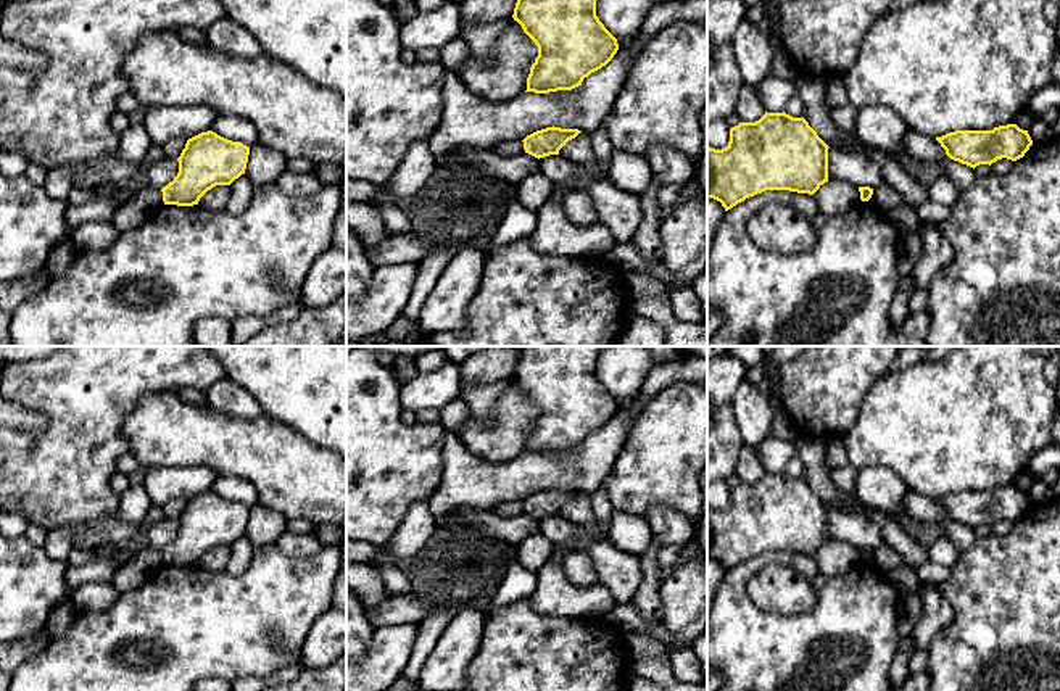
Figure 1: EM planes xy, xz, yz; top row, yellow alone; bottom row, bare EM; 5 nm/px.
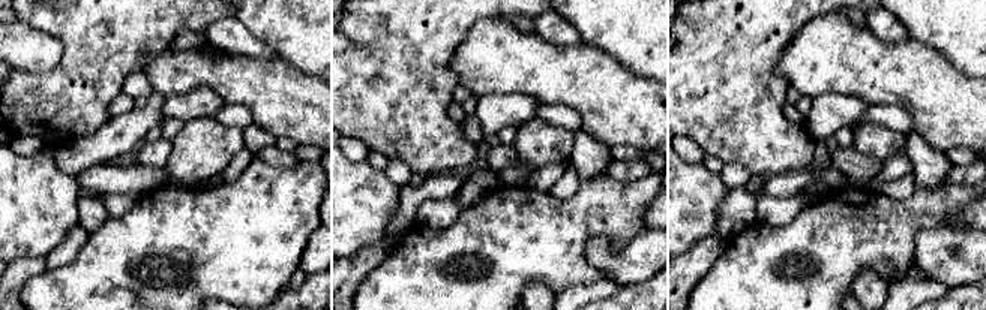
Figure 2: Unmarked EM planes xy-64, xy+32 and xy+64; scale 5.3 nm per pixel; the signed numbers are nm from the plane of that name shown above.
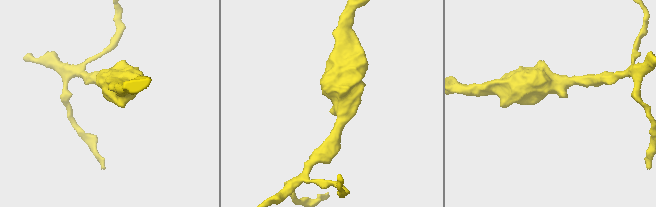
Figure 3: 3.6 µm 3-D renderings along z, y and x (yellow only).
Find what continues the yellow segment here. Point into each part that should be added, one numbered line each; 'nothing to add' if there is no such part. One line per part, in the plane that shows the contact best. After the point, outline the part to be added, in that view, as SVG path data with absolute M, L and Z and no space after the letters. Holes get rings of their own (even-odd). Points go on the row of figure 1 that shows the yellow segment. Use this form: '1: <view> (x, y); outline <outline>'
nothing to add

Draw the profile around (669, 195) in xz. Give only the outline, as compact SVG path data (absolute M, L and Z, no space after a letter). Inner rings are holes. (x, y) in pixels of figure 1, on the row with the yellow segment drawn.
M662 185L657 192L657 206L660 214L665 214L675 205L680 203L681 188L677 185Z

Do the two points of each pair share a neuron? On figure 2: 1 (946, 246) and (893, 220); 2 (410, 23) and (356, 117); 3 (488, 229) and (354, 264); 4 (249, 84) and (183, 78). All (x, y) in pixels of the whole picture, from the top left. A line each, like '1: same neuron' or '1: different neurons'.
1: different neurons
2: same neuron
3: different neurons
4: same neuron

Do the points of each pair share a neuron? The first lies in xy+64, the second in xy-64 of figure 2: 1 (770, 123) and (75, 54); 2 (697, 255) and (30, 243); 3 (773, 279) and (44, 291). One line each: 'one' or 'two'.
1: one
2: two
3: one

